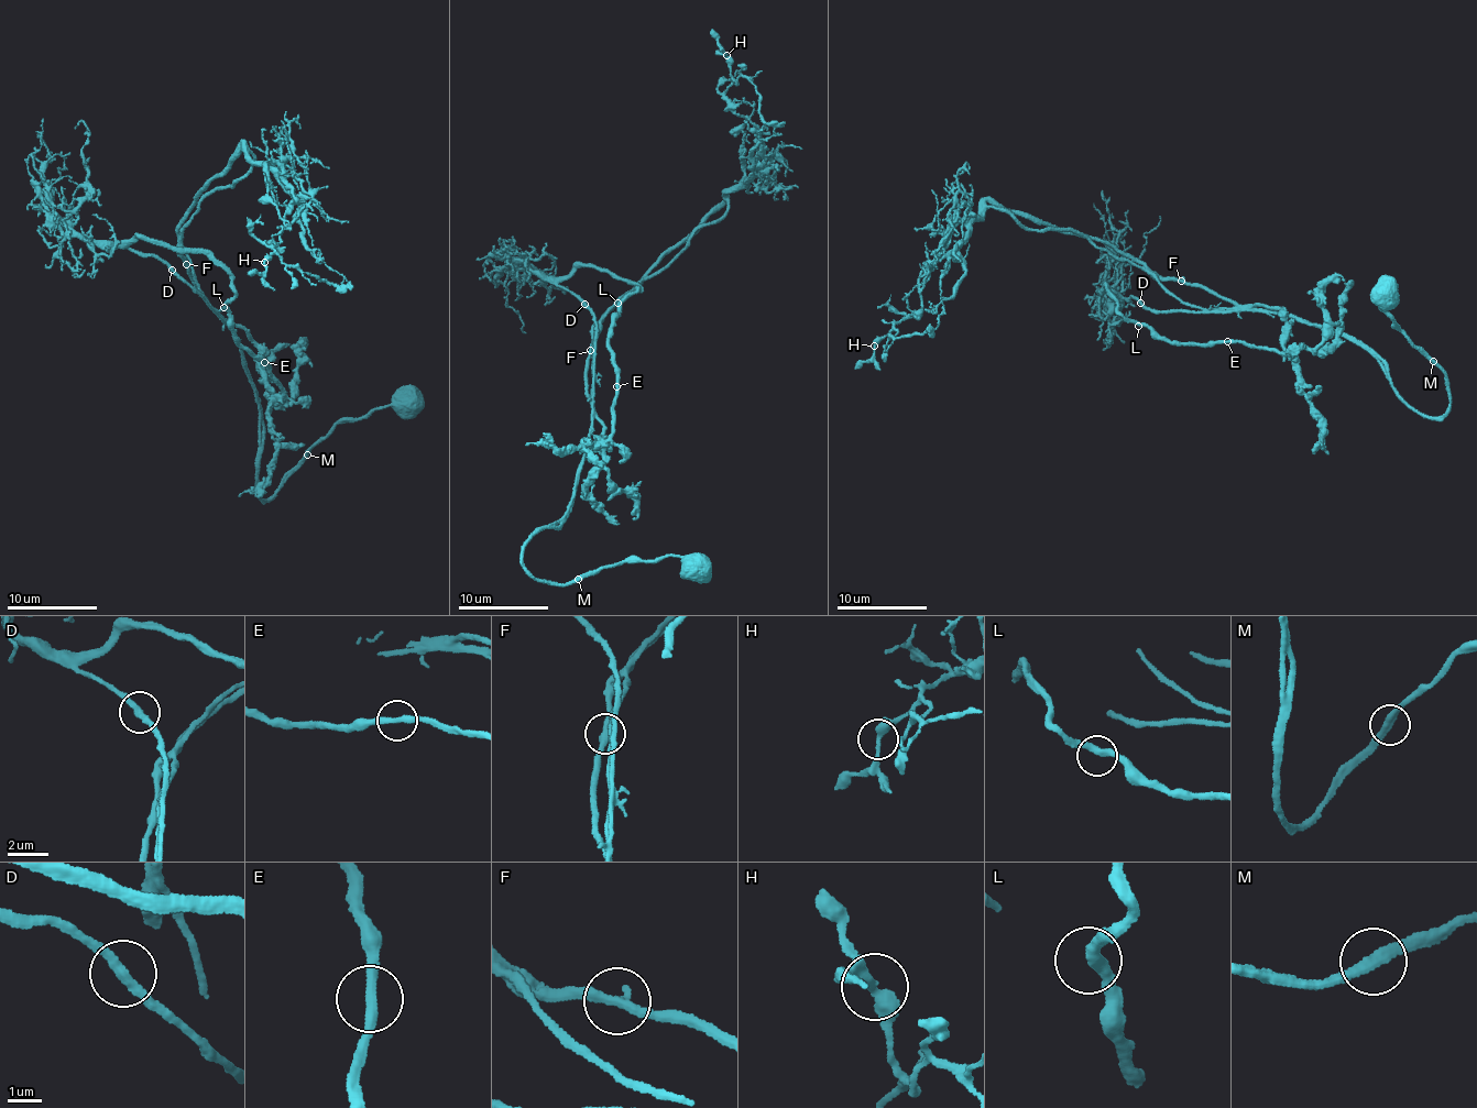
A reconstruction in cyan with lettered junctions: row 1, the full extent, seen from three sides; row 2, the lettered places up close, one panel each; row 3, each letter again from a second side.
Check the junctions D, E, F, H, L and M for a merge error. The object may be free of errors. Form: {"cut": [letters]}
{"cut": ["M"]}

